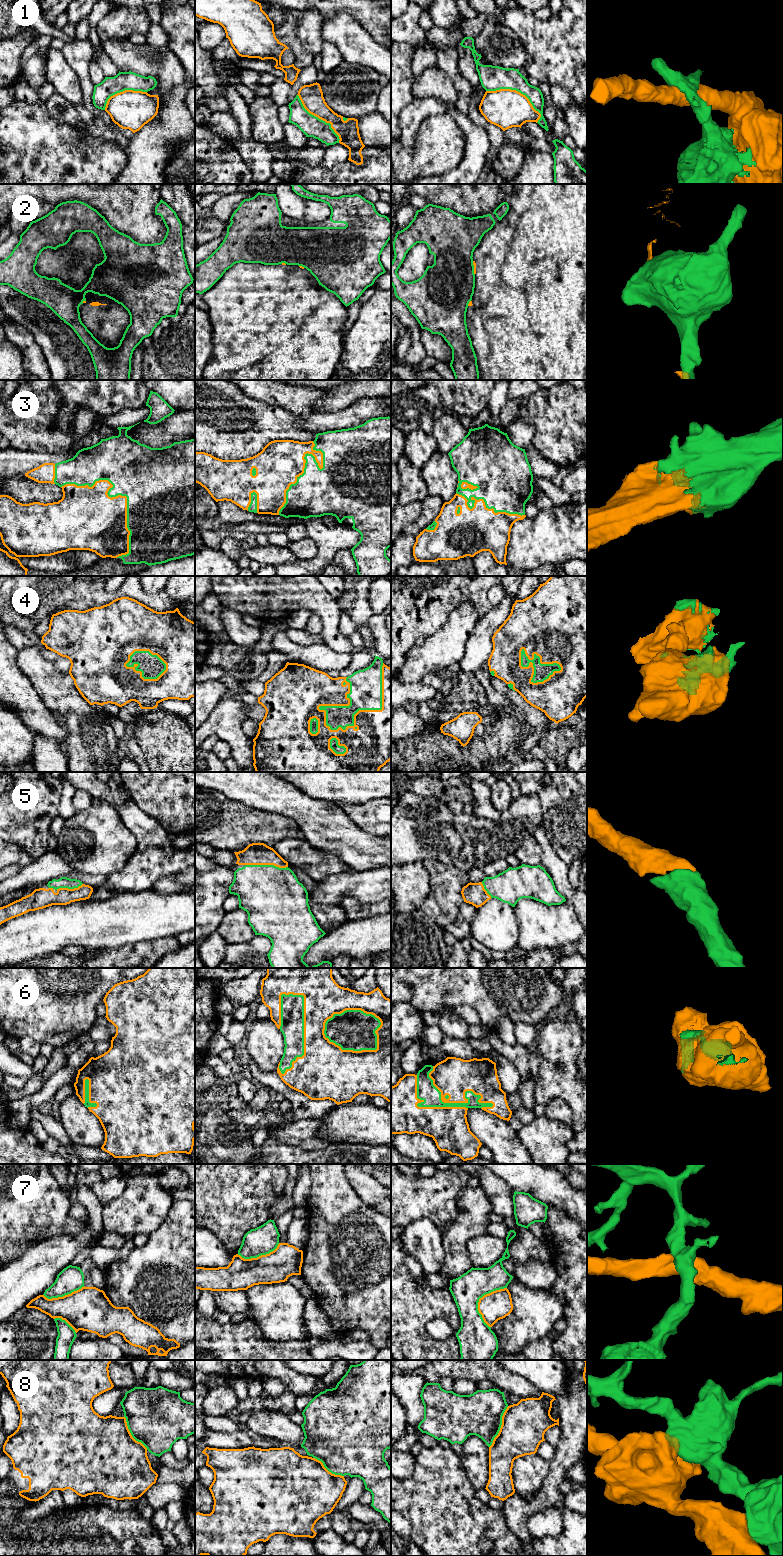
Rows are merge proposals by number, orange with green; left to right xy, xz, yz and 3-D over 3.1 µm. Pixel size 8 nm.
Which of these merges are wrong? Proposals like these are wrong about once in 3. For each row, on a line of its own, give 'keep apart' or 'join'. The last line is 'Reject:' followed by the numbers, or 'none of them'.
1: keep apart
2: keep apart
3: join
4: join
5: join
6: join
7: keep apart
8: keep apart
Reject: 1, 2, 7, 8

